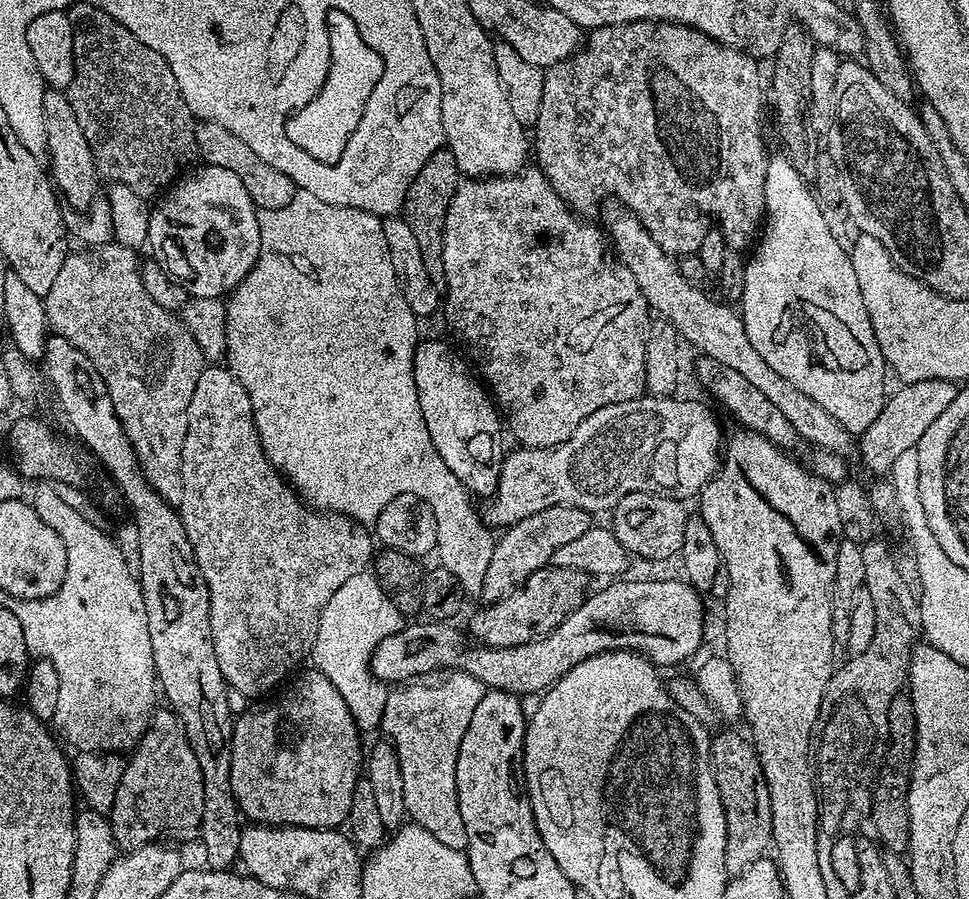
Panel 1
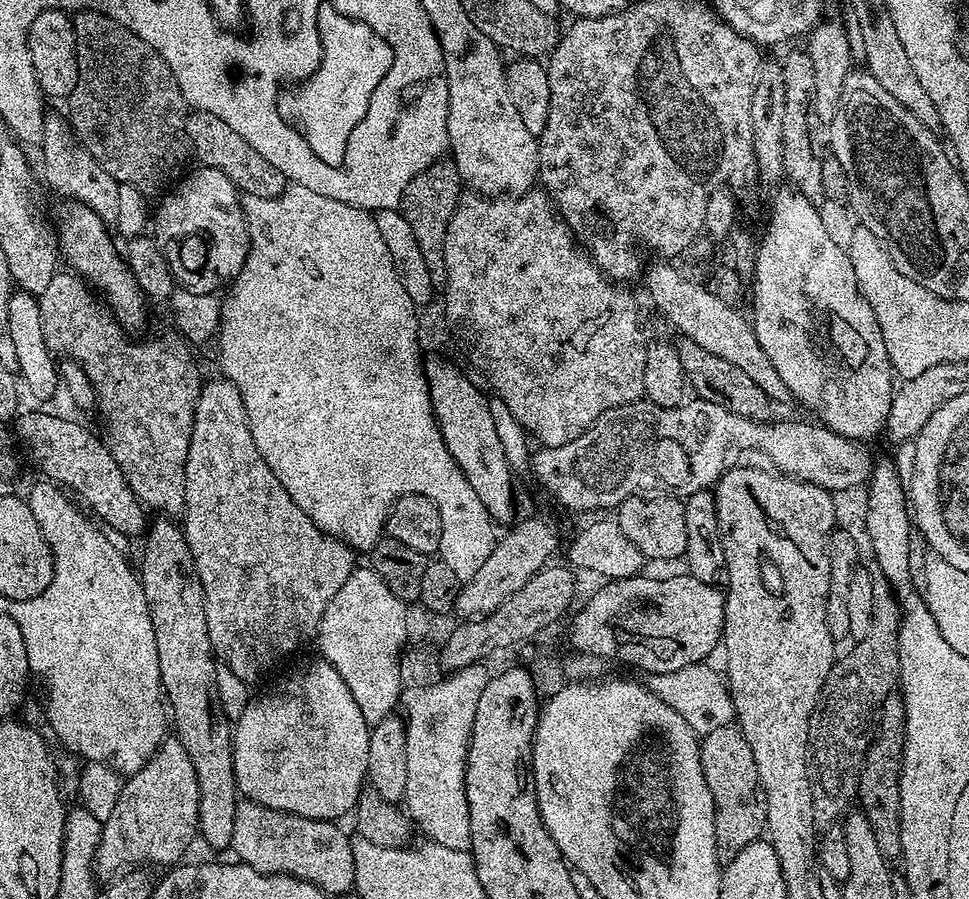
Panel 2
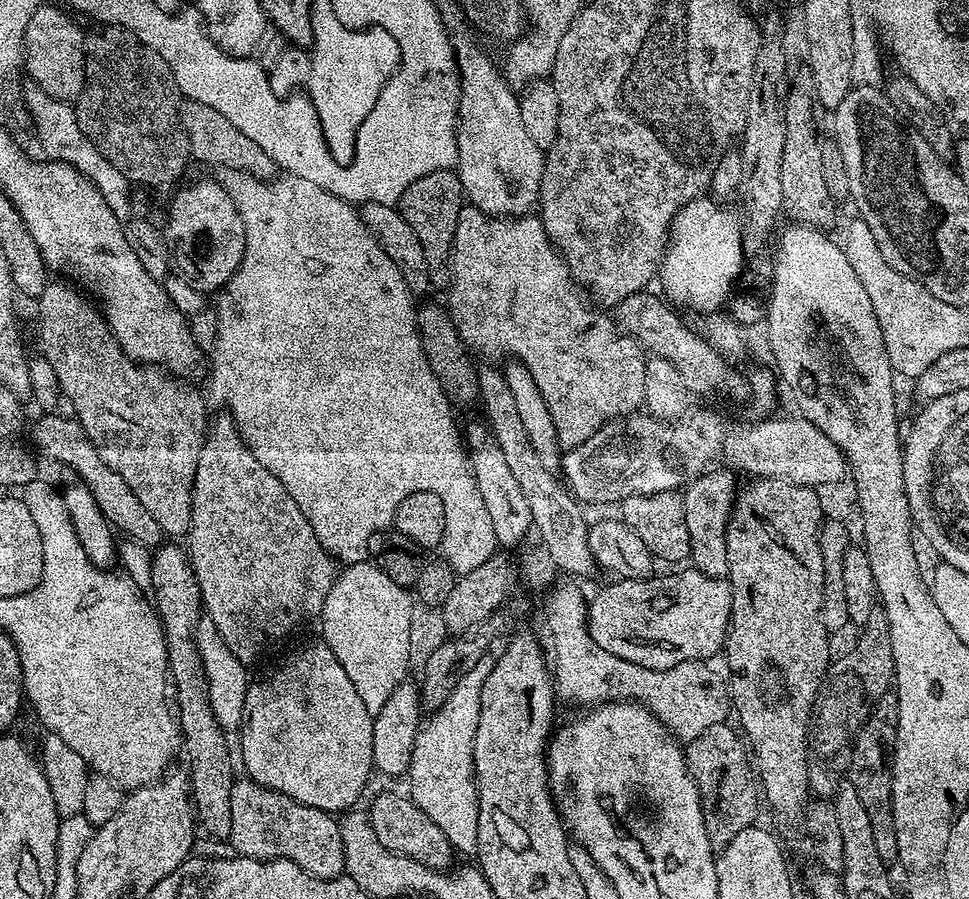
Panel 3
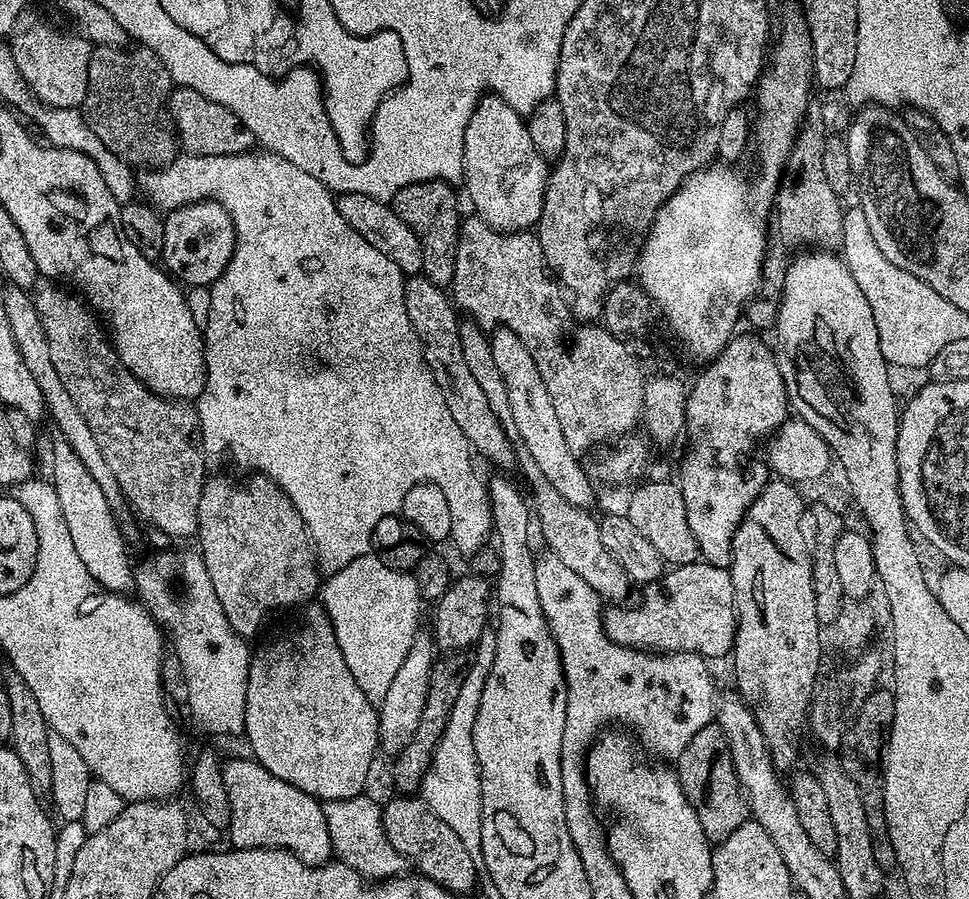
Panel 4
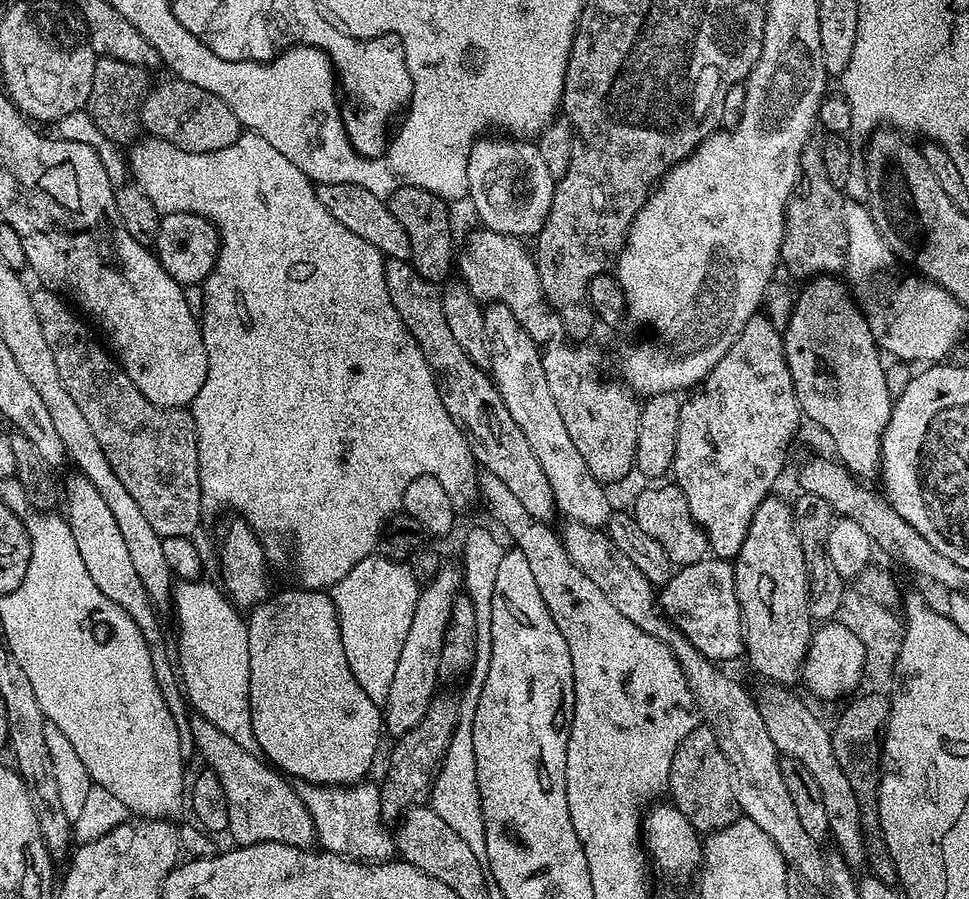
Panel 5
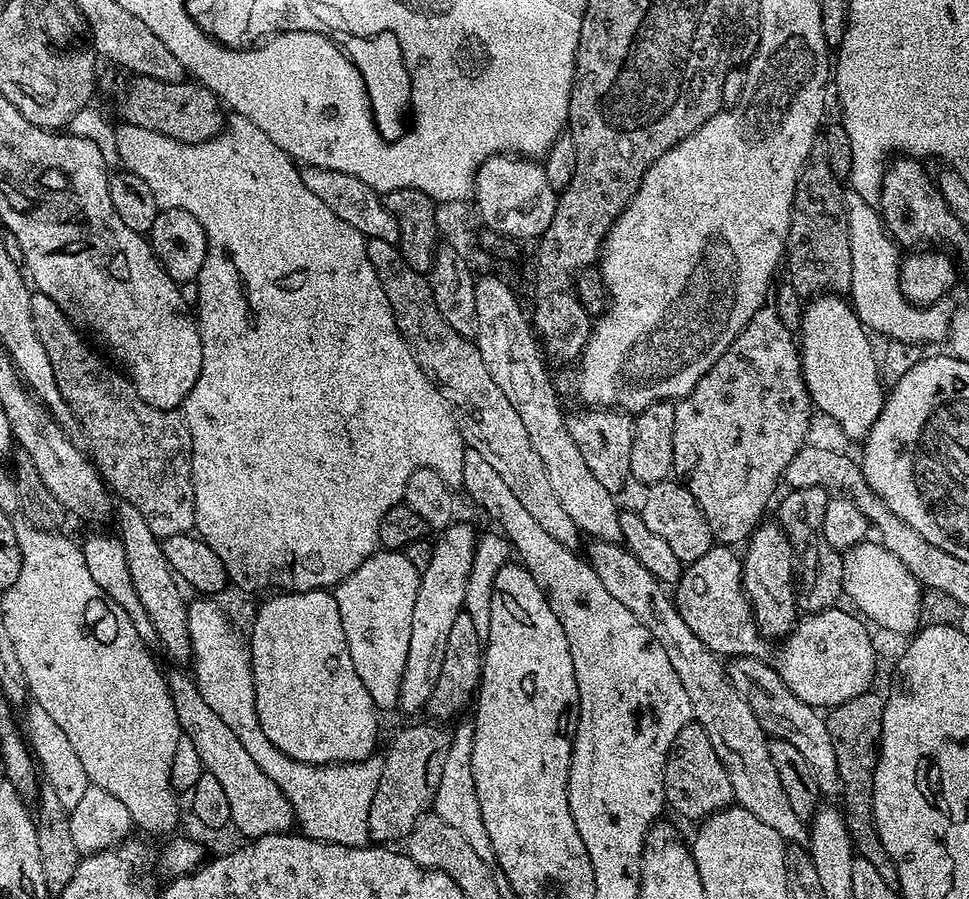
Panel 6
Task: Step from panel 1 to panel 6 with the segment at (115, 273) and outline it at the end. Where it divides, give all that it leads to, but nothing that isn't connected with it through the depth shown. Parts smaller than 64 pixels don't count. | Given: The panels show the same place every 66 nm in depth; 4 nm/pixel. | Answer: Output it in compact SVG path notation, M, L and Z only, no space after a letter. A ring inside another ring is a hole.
M33 291L30 314L34 314L34 328L50 357L50 366L54 366L58 390L62 390L62 398L78 418L104 483L123 503L140 511L156 536L191 533L196 527L192 439L183 415L170 408L155 408L143 400L131 380L85 339L54 298Z

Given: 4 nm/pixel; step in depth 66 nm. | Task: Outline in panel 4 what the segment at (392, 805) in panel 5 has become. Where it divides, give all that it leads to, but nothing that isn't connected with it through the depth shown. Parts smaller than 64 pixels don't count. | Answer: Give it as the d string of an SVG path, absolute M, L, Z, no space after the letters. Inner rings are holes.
M467 651L449 652L441 655L433 663L430 670L430 690L426 694L426 710L422 710L422 722L418 722L418 730L413 740L395 755L392 764L392 780L396 783L396 792L412 794L424 781L426 770L432 764L432 754L436 750L436 743L440 735L446 730L446 722L454 702L458 702L458 694L462 694L462 682L466 682L470 667L470 656Z

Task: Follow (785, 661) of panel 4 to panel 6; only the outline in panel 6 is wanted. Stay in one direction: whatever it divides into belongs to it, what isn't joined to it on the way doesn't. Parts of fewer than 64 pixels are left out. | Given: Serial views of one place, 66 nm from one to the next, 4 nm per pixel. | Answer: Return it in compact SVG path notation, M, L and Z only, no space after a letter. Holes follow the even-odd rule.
M761 523L753 531L742 552L742 579L744 595L752 607L752 616L765 638L783 638L791 632L798 619L796 607L796 585L798 580L798 560L792 543L782 531L779 523Z

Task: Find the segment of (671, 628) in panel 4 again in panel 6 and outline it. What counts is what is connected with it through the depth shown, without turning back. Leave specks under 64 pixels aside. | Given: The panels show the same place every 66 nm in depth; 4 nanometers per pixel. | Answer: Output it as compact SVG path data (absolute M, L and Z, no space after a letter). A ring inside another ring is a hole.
M713 546L702 558L687 565L680 575L680 583L674 588L674 603L678 614L682 614L682 622L694 630L697 638L708 649L715 652L721 658L734 656L758 656L767 657L769 641L761 636L760 628L756 625L756 619L752 616L752 607L748 605L748 597L744 595L744 581L742 579L742 560L736 556L731 547Z

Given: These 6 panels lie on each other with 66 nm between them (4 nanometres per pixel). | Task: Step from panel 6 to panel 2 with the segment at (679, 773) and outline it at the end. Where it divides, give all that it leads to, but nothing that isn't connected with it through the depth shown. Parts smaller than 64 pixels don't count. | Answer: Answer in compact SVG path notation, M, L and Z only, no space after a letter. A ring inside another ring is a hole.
M732 724L703 733L700 761L706 786L710 786L710 794L714 794L716 857L721 865L729 864L750 842L761 839L766 832L766 798L760 791L758 766L754 766L754 753L746 738L739 727Z

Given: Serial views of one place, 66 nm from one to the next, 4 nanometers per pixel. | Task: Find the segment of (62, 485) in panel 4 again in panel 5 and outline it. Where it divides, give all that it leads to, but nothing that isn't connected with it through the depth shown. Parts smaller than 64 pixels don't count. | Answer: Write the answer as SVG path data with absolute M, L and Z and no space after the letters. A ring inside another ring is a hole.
M77 472L70 474L65 486L64 484L62 486L63 491L64 488L66 490L64 514L71 528L71 534L74 536L74 542L77 543L78 554L81 555L82 562L85 563L86 570L89 571L90 578L94 581L94 586L115 605L122 606L130 618L134 619L135 625L142 633L142 638L146 641L147 649L150 650L155 681L158 682L159 692L167 703L167 708L170 710L171 717L174 718L178 732L191 732L190 708L183 694L173 655L172 658L170 656L169 641L167 644L156 614L157 609L149 595L146 594L142 580L135 573L131 555L127 552L126 540L119 532L114 514L111 513L110 506L103 501L102 494L95 489L94 484L88 478Z

